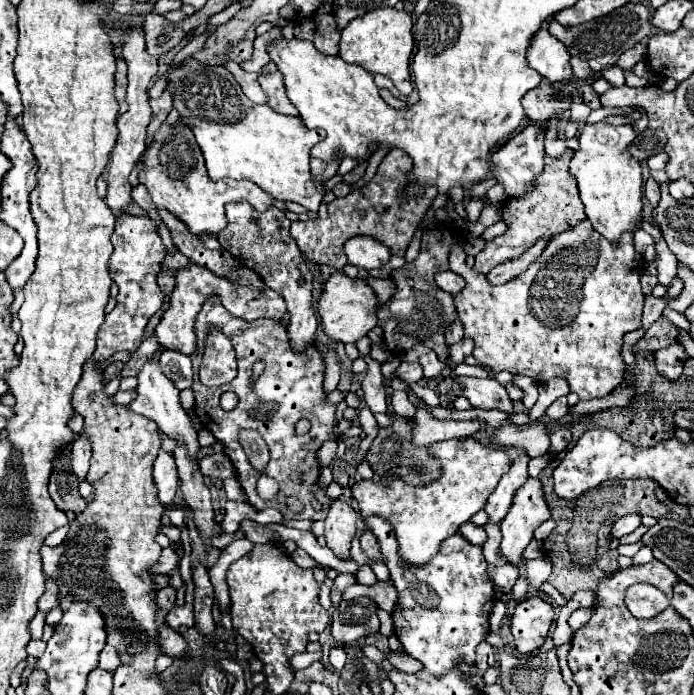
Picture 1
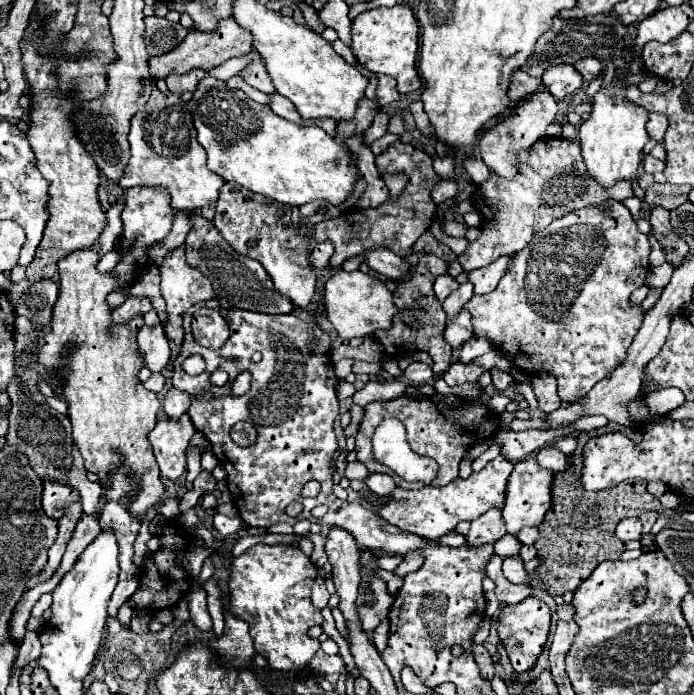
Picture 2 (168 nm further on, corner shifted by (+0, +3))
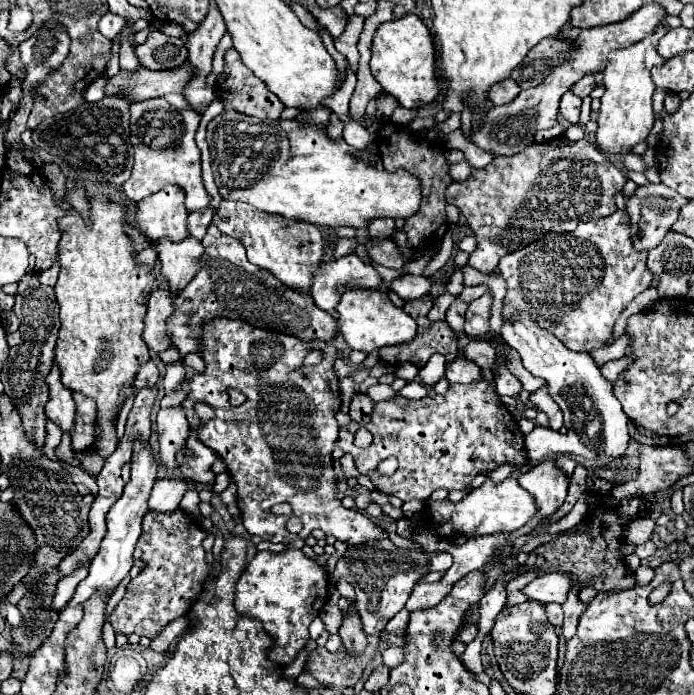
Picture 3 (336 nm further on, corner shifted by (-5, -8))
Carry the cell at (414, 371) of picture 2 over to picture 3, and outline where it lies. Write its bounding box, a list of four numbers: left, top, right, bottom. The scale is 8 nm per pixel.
[418,355,446,387]

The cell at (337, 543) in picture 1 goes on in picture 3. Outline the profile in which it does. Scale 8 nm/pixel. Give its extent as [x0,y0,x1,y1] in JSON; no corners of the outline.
[340,603,366,653]

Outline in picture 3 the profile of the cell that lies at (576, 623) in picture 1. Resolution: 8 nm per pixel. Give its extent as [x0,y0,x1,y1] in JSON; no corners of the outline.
[544,603,564,627]

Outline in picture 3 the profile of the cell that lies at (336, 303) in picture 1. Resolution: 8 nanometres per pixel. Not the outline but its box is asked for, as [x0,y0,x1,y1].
[336,291,416,351]

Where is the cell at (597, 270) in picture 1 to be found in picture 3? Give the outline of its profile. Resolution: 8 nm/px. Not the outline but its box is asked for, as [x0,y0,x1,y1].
[498,211,652,351]

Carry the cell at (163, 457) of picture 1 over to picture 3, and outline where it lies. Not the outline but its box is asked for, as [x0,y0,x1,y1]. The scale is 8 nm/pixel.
[158,407,190,469]

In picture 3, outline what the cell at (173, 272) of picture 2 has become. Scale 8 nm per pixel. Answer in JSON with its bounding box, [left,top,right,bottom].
[156,237,204,295]

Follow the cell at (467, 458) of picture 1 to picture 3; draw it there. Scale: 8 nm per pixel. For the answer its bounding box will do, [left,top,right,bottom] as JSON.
[430,477,538,537]

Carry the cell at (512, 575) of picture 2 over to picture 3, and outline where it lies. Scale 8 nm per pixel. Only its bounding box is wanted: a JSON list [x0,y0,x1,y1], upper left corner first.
[524,571,572,605]

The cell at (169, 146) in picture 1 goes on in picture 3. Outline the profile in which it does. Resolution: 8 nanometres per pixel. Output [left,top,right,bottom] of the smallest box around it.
[122,99,210,211]

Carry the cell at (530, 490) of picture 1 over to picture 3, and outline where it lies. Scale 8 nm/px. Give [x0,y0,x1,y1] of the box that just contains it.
[518,459,568,521]

